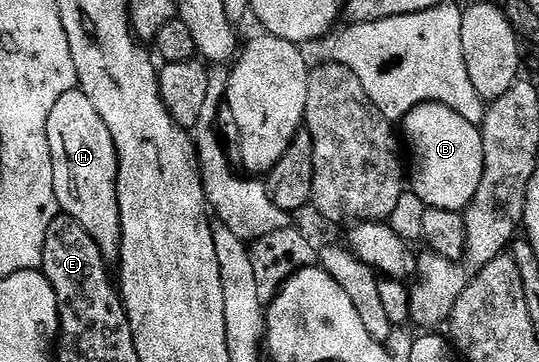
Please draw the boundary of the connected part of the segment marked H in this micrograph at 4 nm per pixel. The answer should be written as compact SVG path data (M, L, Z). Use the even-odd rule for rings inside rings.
M79 87L66 91L66 95L54 103L54 111L48 116L48 142L54 163L54 195L63 216L73 217L90 231L90 239L98 243L105 261L119 262L122 215L116 186L118 151L110 127L106 127L94 103L90 103Z

